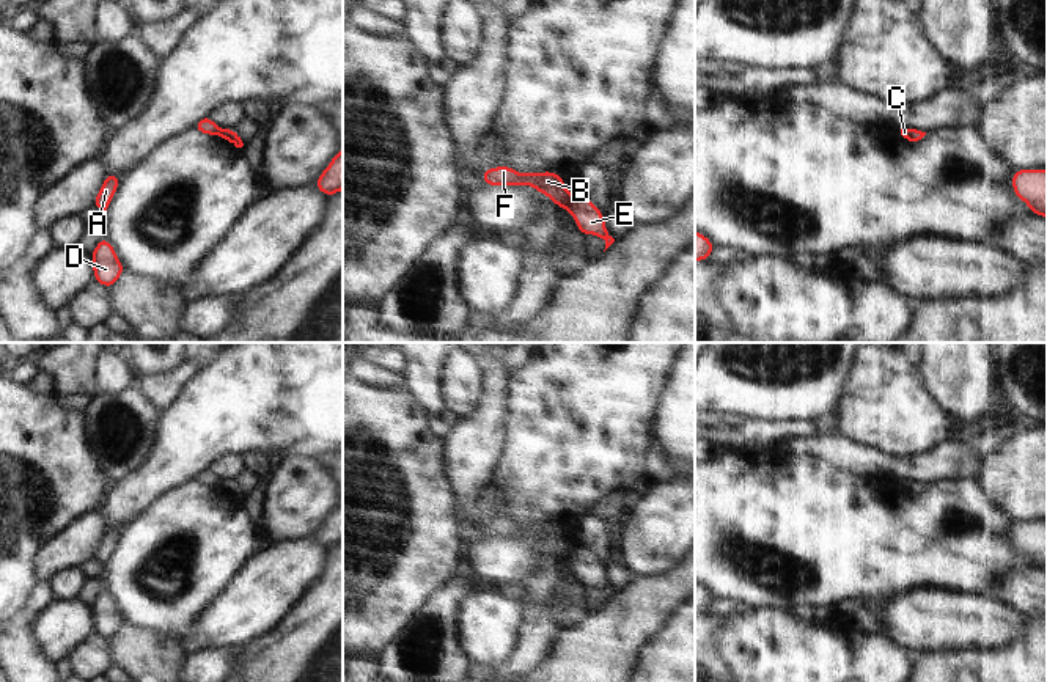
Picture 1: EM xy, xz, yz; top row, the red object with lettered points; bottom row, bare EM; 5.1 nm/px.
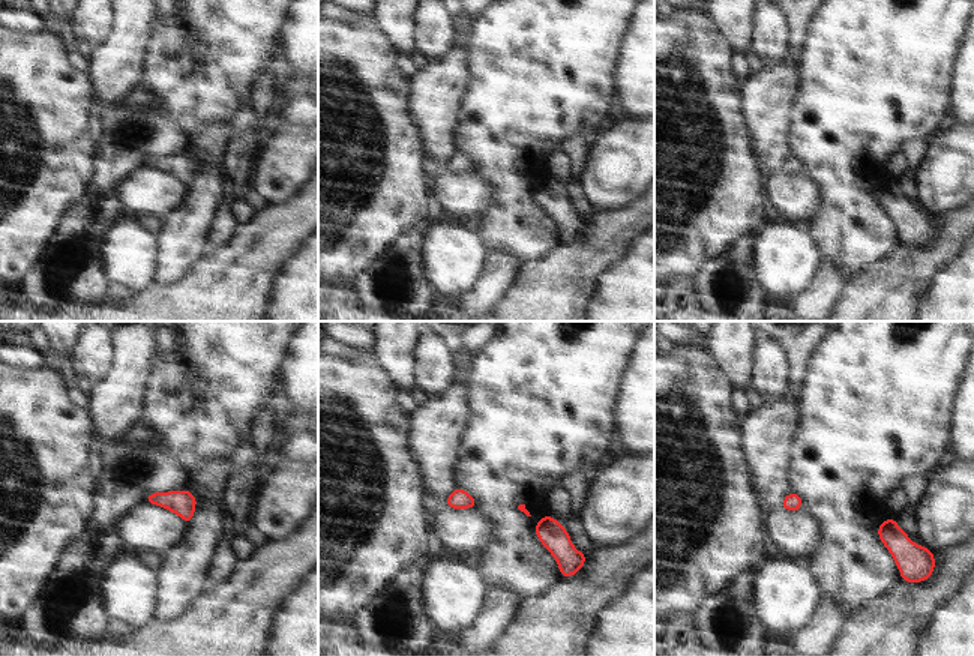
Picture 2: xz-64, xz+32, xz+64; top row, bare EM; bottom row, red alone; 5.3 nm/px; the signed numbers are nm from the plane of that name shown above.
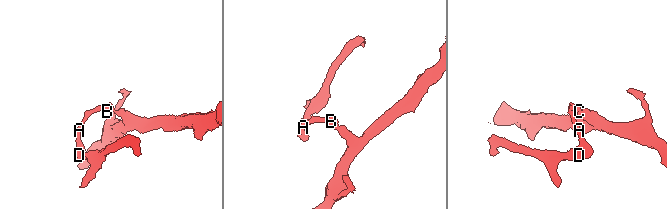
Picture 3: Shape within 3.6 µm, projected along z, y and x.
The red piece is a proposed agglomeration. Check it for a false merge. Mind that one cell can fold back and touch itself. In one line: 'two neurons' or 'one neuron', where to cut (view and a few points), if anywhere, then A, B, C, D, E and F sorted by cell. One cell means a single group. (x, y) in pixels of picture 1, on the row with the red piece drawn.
two neurons | xz (573, 197), (566, 208) | A B D F / C E

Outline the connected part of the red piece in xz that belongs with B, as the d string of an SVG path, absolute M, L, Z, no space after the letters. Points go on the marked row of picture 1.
M508 165L489 168L481 174L486 185L514 185L530 184L536 192L542 192L558 207L568 209L572 195L566 190L564 181L560 173L517 173Z

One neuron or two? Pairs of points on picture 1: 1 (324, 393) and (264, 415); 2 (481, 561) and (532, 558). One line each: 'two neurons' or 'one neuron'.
1: one neuron
2: one neuron

